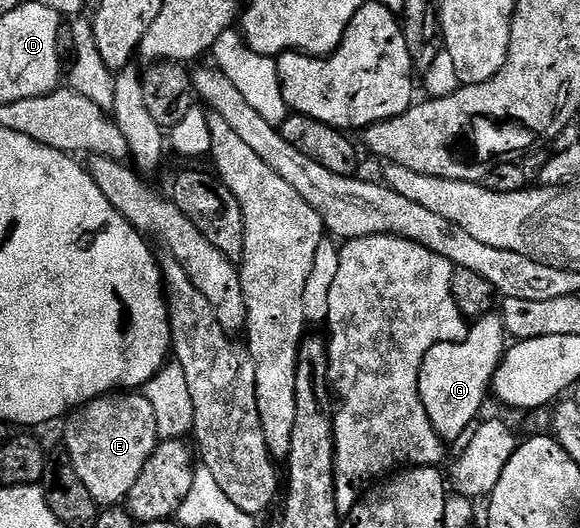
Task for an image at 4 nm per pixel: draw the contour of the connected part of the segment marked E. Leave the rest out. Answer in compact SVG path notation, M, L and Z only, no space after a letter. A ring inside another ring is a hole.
M111 392L93 398L85 406L73 411L65 419L66 442L64 449L84 480L84 488L92 492L99 507L109 508L125 503L136 476L144 469L148 456L158 447L156 412L142 392Z

